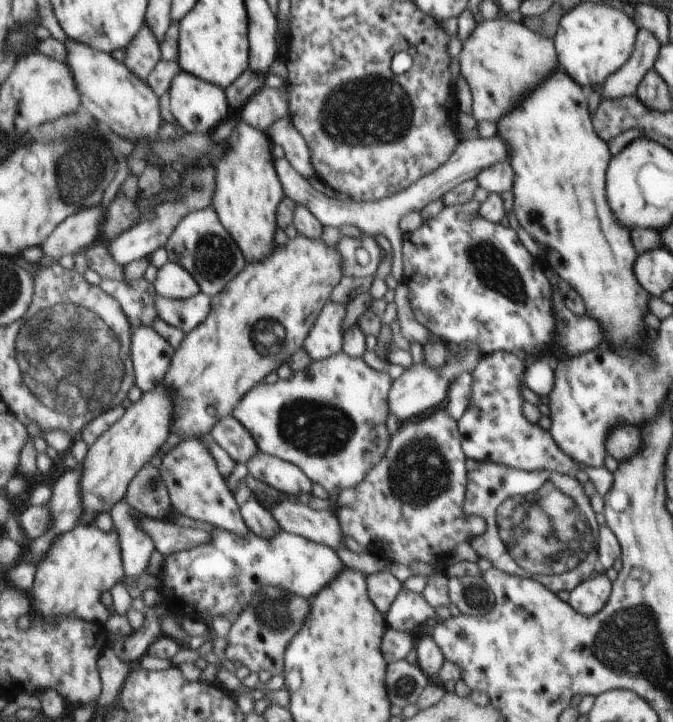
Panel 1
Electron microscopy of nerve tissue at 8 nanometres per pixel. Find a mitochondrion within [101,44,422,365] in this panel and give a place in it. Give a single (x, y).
(377, 109)

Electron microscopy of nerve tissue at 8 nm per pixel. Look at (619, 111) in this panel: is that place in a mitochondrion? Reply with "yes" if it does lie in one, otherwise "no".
yes

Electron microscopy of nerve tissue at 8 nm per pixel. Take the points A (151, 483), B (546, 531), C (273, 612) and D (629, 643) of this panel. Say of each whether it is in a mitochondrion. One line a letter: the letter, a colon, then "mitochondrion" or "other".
A: mitochondrion
B: mitochondrion
C: mitochondrion
D: mitochondrion

